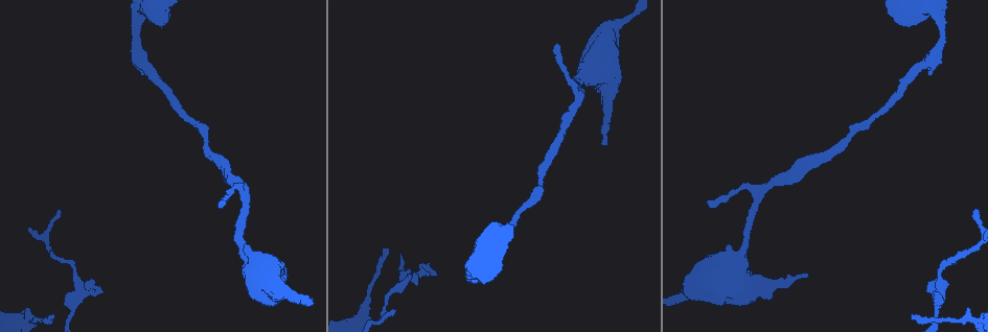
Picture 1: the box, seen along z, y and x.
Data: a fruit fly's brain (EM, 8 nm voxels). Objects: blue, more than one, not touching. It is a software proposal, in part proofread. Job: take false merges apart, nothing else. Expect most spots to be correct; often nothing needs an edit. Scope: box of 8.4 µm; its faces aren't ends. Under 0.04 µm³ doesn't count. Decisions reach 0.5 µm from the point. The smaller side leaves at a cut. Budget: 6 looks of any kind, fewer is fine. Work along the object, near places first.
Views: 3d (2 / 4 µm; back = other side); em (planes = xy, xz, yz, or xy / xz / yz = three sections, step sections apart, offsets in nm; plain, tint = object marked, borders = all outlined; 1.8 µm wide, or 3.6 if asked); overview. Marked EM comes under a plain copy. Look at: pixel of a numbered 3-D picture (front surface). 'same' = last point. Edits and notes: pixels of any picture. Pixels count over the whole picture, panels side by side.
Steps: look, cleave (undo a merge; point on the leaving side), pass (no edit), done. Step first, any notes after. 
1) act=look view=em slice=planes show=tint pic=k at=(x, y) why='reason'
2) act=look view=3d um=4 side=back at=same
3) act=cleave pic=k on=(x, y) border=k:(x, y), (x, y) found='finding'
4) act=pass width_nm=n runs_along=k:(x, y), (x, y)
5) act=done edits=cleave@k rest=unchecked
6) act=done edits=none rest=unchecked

act=look view=em slice=xy step=16 show=tint pic=1 at=(469, 279) why='thick turns thin'

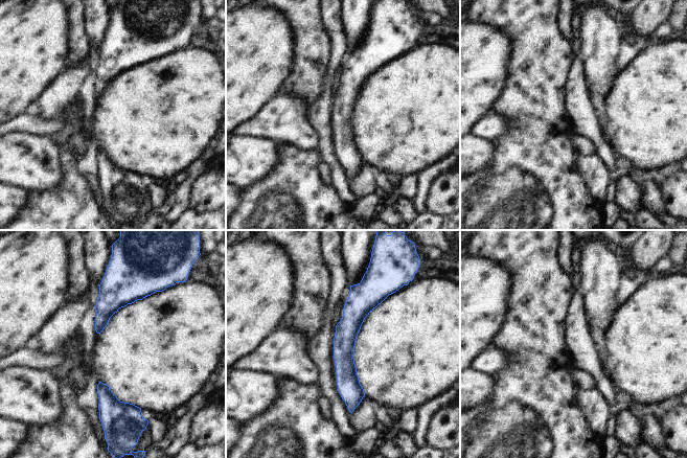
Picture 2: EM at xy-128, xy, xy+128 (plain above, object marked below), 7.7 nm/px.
act=pass found='one cell here'

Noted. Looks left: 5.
act=look view=em um=3.6 slice=planes show=tint pic=1 at=(743, 285) why='thick turns thin'

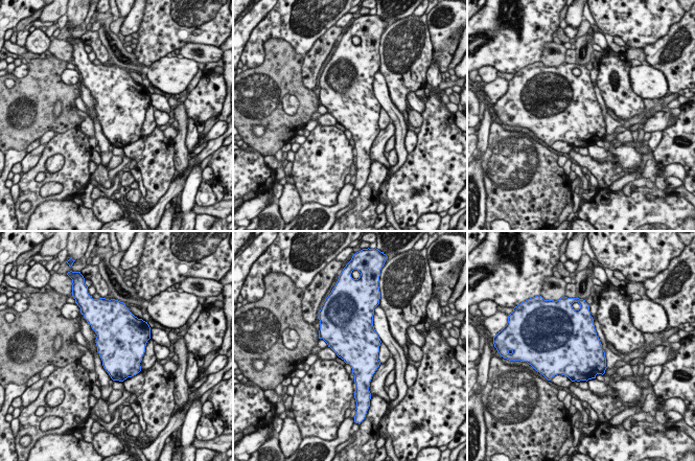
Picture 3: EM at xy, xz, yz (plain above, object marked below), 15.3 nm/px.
act=pass found='continuous, no second cell'

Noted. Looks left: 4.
act=look view=3d um=2 pic=1 at=(73, 271) why='calibre changes'

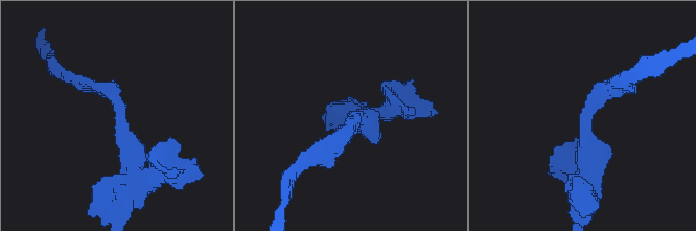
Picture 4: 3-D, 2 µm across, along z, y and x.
act=look view=em slice=planes show=tint pic=4 at=(589, 119)

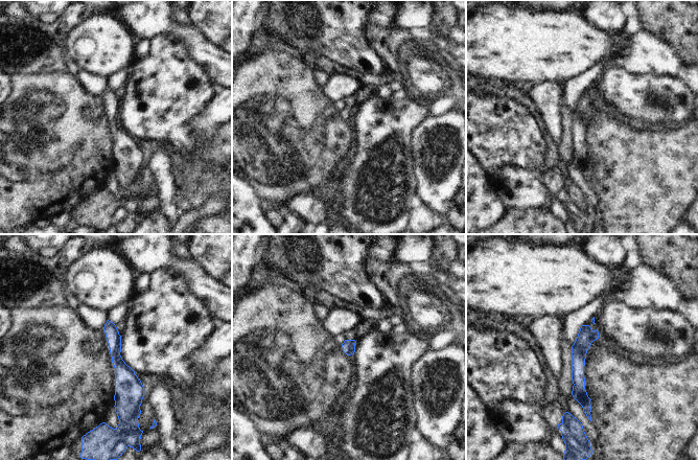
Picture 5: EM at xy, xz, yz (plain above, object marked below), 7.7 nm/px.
act=cleave pic=5 on=(107, 443) width_nm=100 border=5:(139, 409), (128, 422), (119, 422) found='two cells meet here'

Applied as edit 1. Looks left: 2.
act=done edits=cleave@5 rest=unchecked

